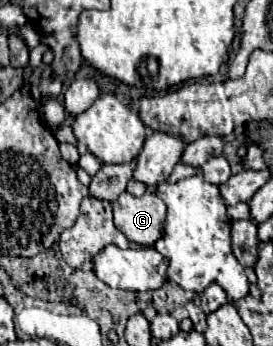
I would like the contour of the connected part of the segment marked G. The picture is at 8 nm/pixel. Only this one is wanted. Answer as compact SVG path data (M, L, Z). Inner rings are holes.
M151 191L141 197L119 195L113 203L115 227L133 243L153 247L163 235L165 203Z

